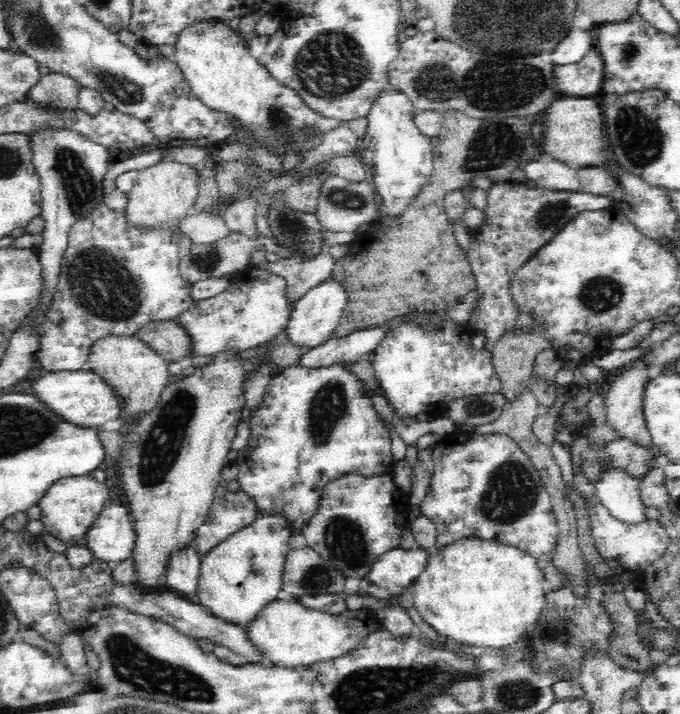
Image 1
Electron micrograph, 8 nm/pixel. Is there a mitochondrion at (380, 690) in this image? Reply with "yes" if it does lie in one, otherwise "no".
yes

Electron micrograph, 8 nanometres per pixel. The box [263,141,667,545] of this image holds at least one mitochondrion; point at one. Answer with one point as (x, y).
(510, 493)

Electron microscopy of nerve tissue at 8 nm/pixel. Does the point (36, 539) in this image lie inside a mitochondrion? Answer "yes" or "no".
no

